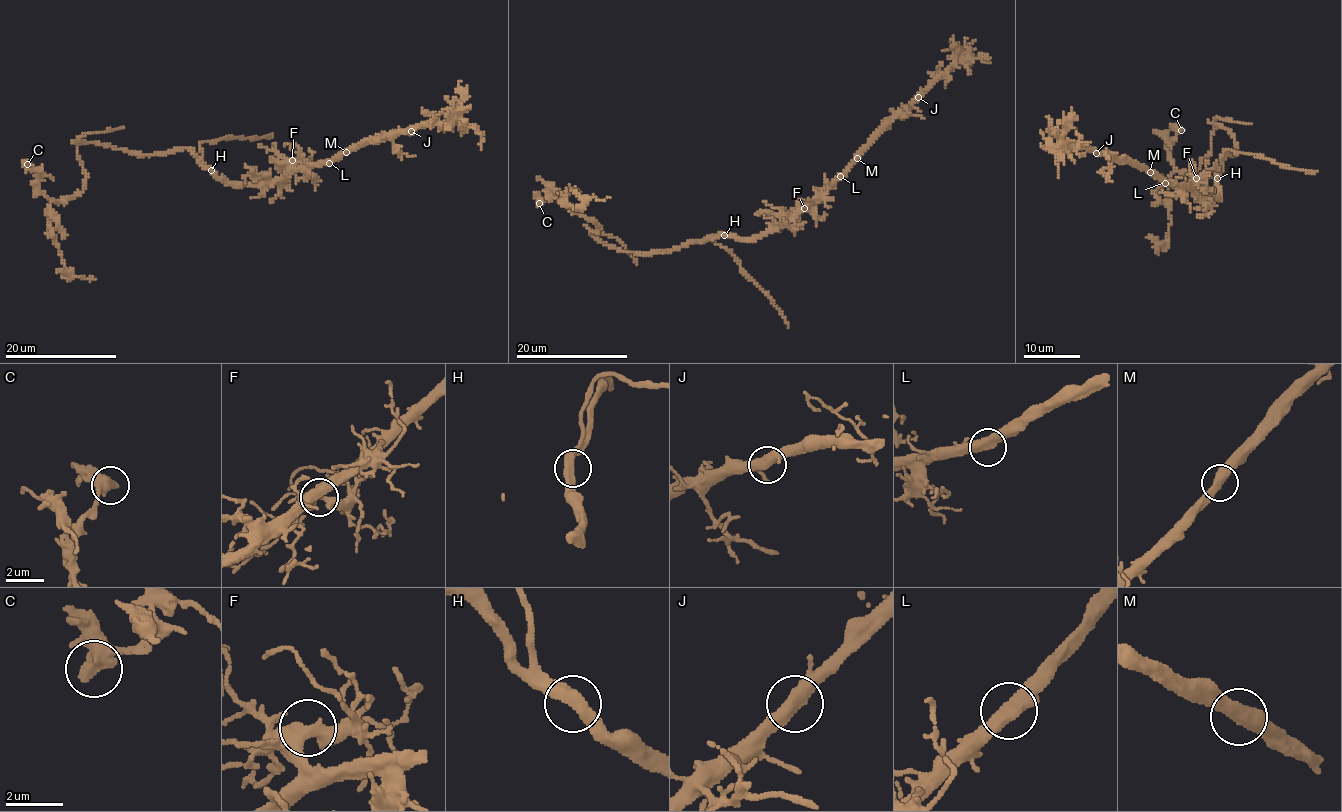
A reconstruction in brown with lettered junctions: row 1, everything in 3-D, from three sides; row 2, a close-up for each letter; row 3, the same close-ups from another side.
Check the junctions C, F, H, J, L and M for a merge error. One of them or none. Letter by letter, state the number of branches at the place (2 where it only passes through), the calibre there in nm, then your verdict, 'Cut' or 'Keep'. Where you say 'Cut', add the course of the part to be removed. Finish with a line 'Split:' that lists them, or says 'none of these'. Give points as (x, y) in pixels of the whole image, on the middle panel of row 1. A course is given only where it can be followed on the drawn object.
C: Branches: 2. Thickness 460 nm. Keep
F: Branches: 2. Thickness 480 nm. Keep
H: Branches: 2. Thickness 480 nm. Keep
J: Branches: 2. Thickness 480 nm. Keep
L: Branches: 2. Thickness 480 nm. Keep
M: Branches: 2. Thickness 480 nm. Keep
Split: none of these

